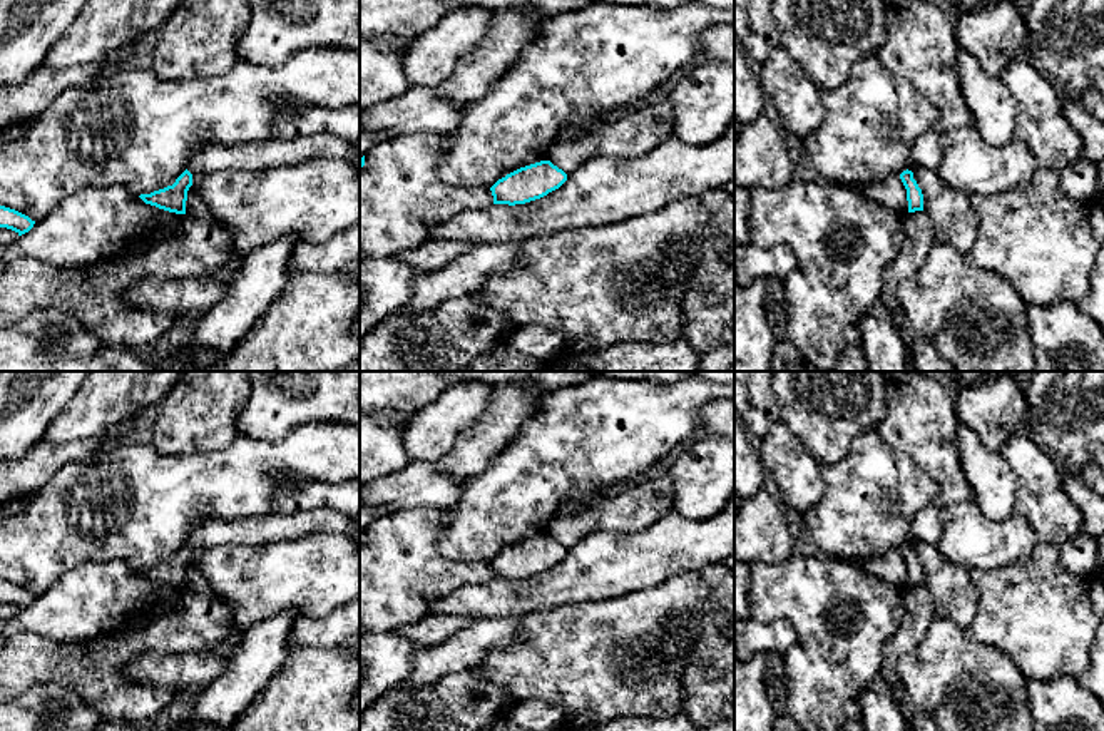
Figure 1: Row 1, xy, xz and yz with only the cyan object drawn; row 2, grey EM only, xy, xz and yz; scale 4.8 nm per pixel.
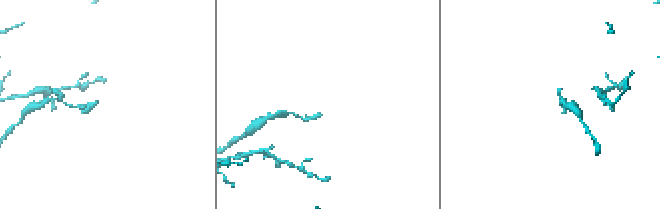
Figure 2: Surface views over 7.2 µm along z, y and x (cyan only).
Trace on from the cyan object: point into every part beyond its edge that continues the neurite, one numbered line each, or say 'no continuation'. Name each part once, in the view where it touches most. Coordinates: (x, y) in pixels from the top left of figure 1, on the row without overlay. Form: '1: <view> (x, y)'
no continuation

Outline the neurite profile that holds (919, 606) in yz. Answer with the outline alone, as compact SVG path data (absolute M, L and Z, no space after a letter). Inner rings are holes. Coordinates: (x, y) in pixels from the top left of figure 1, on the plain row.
M925 585L903 590L905 616L898 631L885 641L880 676L888 691L900 686L897 666L903 656L913 651L927 636L933 619L933 599Z

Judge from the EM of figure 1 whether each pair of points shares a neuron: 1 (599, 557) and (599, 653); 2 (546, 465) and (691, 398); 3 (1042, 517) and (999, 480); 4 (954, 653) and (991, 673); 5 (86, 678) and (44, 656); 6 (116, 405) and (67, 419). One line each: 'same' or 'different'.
1: different
2: same
3: different
4: same
5: same
6: same

